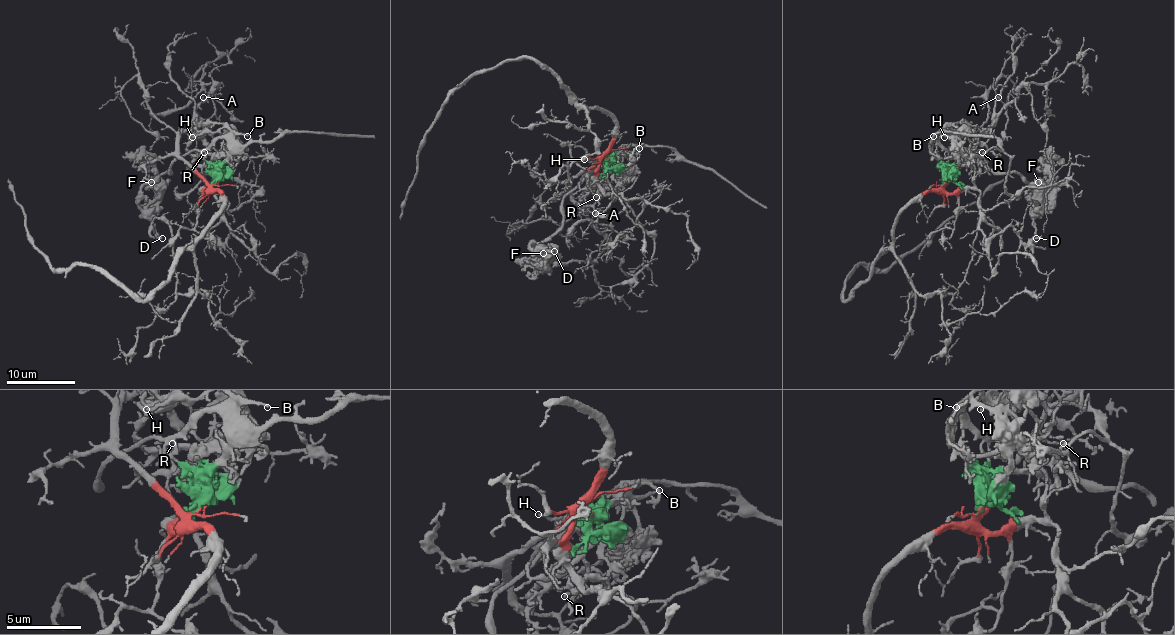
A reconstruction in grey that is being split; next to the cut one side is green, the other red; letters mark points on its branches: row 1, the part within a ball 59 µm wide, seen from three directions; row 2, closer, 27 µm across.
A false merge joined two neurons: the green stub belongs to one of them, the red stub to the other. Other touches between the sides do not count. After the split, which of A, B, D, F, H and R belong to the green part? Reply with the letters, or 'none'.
B, D, F, H, R

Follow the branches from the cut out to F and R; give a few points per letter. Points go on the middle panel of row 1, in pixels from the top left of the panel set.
F: (605, 158), (592, 165), (563, 199), (563, 225), (530, 247), (534, 250), (552, 250), (542, 254)
R: (605, 158), (612, 170), (602, 180), (590, 185), (602, 192), (595, 197)

